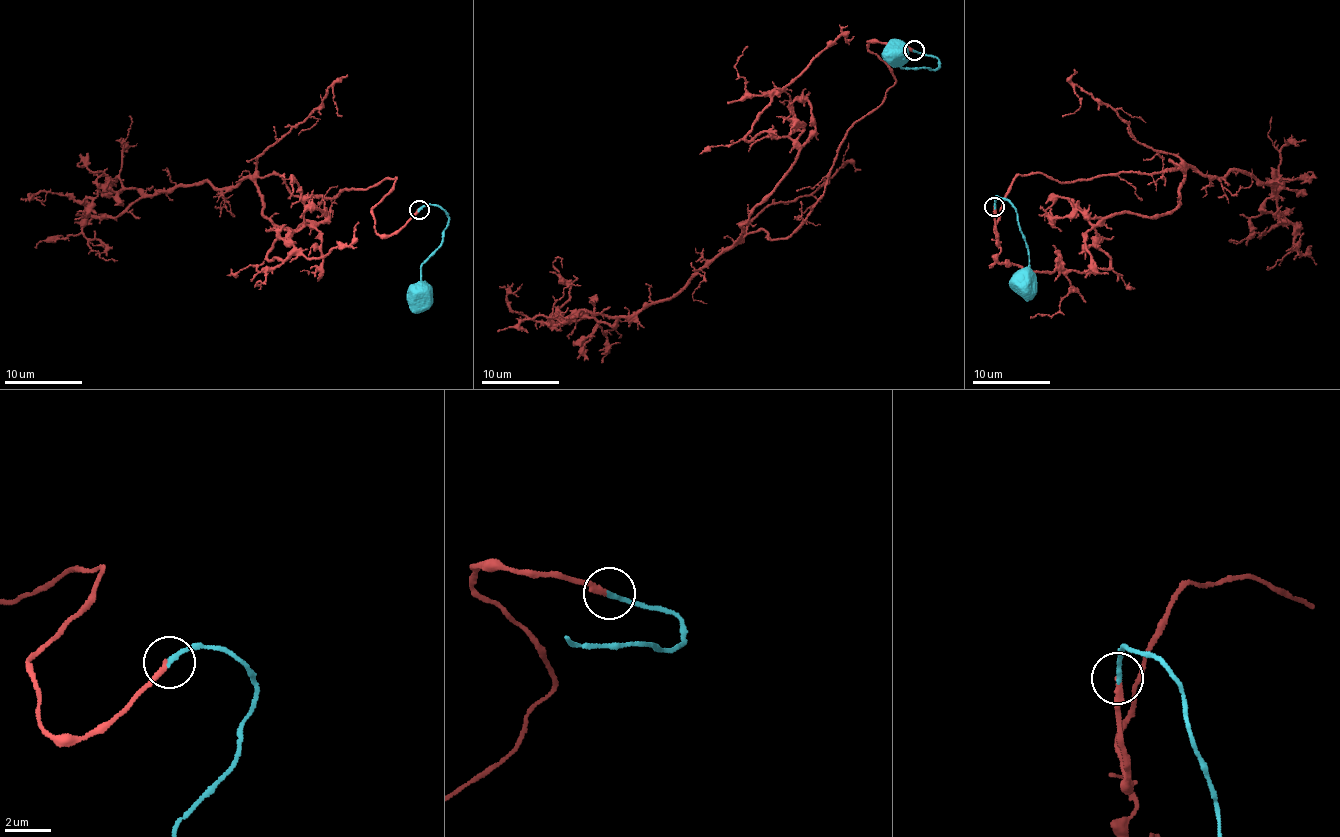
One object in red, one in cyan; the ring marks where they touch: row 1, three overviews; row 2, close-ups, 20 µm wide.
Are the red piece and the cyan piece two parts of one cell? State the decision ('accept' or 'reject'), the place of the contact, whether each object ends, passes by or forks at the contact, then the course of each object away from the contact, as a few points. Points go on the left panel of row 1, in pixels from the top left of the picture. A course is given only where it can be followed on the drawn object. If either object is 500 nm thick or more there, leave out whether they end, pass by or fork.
accept; at (419, 210); red ends there; cyan ends there; red runs (417, 209), (380, 235), (394, 178), (255, 182), (279, 227), (315, 224), (269, 259), (359, 223); cyan runs (419, 209), (438, 204), (448, 222), (443, 240), (422, 266), (422, 283), (415, 288), (417, 291)

